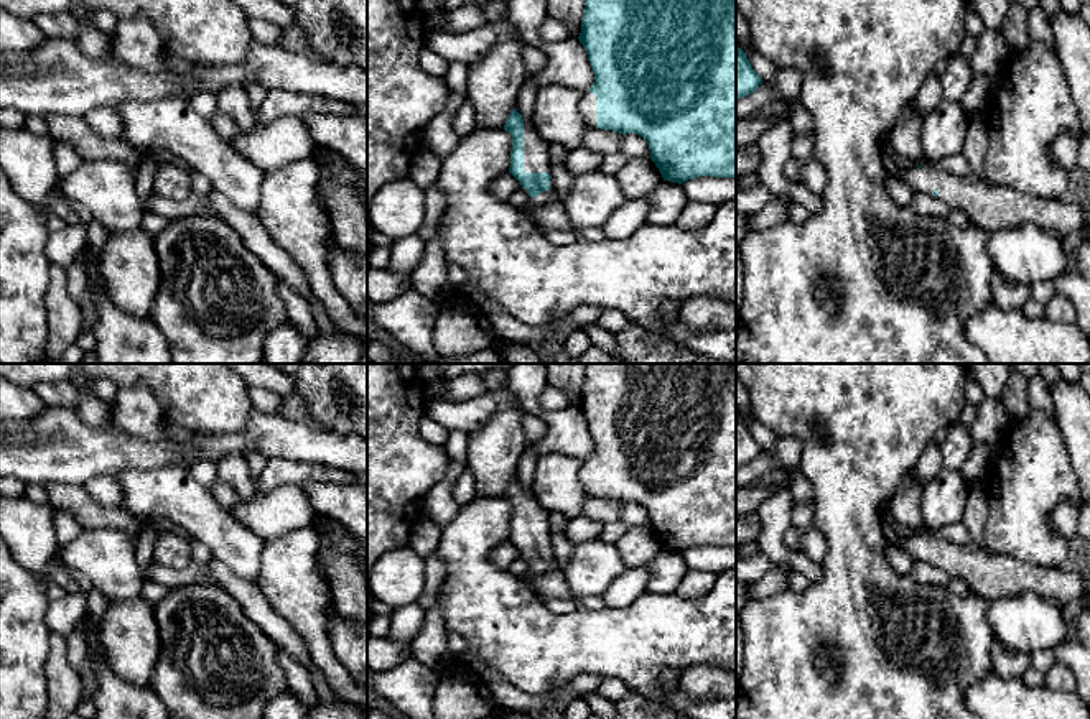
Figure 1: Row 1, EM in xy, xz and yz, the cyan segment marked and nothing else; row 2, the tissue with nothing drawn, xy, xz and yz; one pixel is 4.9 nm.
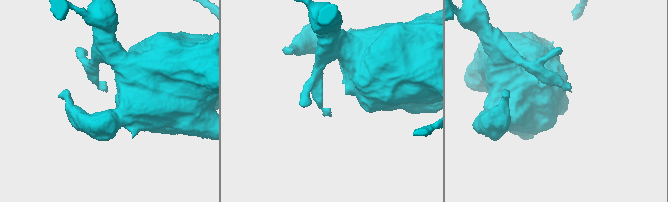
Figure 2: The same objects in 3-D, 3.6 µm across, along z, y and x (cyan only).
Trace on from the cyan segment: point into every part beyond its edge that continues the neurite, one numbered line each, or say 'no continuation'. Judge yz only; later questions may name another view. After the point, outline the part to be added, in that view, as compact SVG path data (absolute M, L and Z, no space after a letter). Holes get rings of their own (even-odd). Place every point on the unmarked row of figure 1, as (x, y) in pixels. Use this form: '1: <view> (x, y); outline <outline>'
1: yz (990, 575); outline M924 530L922 536L907 536L902 550L914 559L934 564L950 576L963 578L971 592L983 599L995 601L1024 592L1034 592L1065 605L1085 596L1085 579L1060 568L1037 566L1011 556L985 550L976 543L950 543L942 531Z

